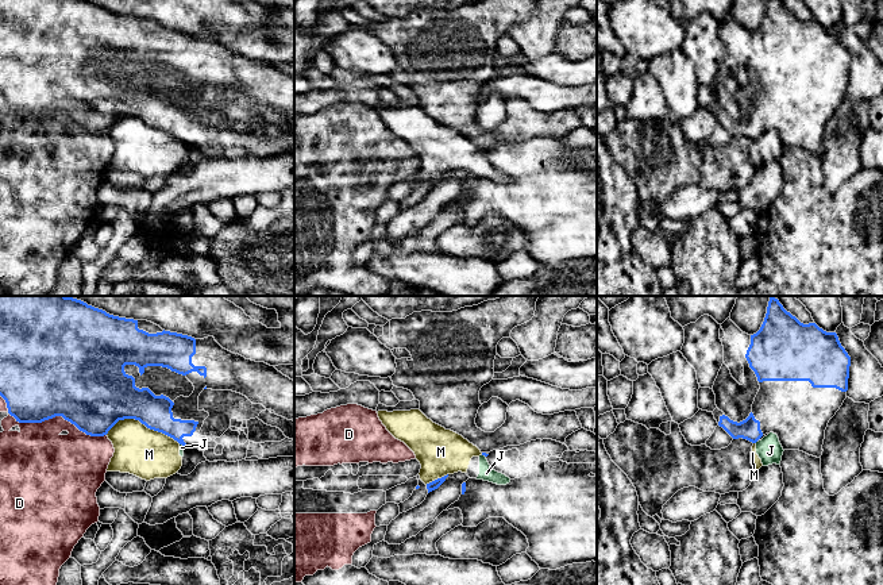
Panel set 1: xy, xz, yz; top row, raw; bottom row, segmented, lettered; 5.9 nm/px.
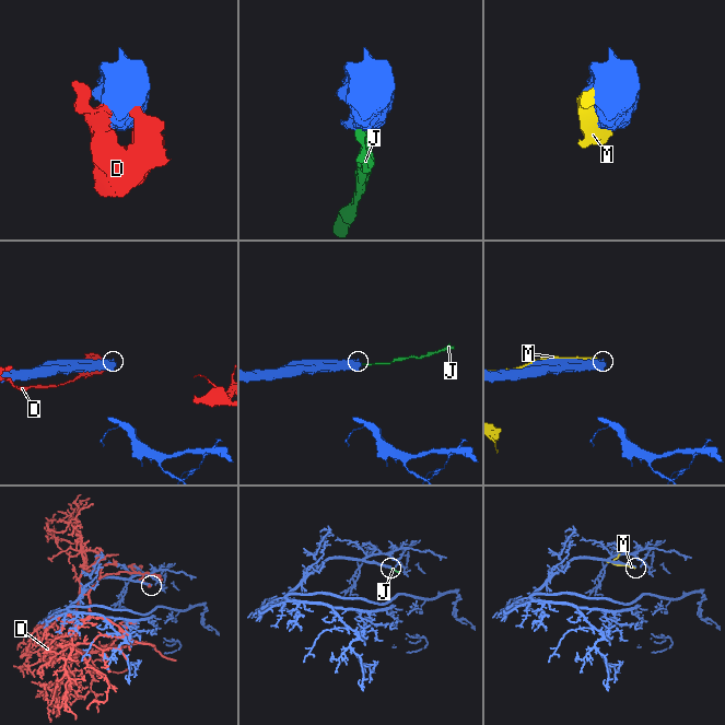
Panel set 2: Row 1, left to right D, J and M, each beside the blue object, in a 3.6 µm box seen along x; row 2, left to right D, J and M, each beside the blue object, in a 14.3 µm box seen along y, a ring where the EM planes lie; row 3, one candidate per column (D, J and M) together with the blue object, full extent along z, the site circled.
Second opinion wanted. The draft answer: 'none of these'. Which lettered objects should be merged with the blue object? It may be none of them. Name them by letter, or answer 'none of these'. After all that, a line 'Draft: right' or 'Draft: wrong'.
none of these
Draft: right

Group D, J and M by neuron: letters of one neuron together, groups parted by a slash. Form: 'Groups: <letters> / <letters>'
Groups: D / J M

